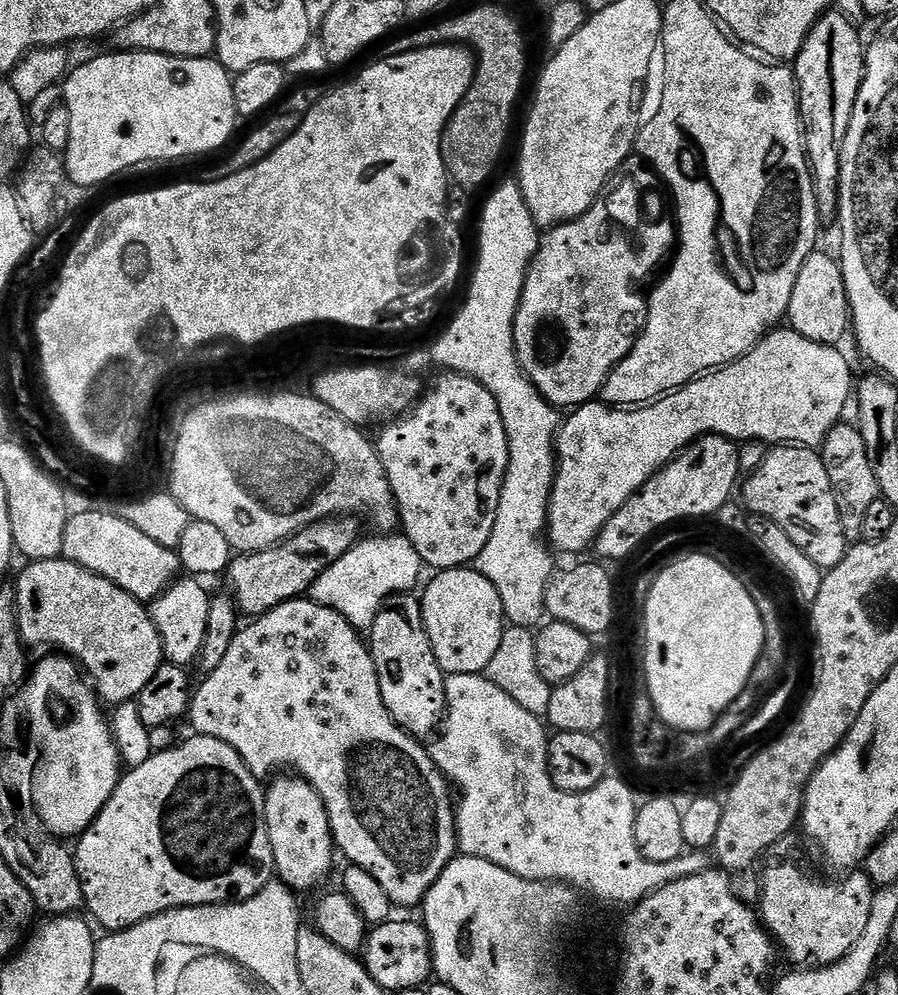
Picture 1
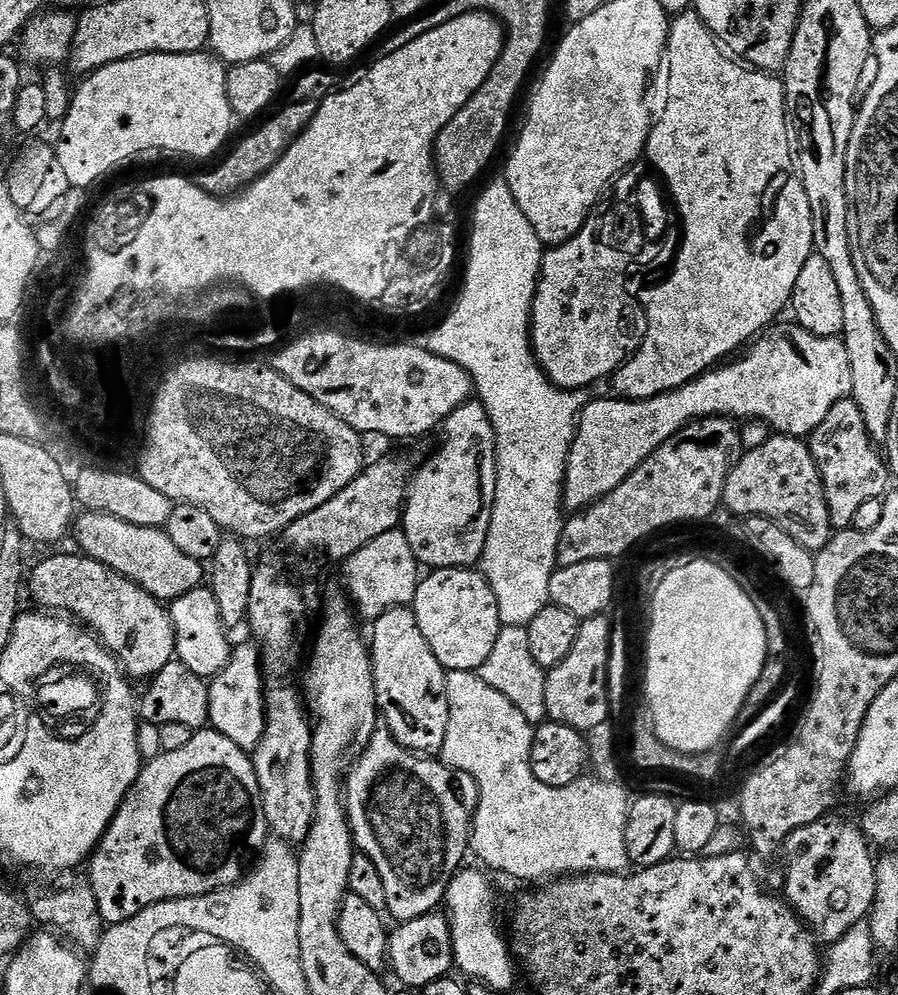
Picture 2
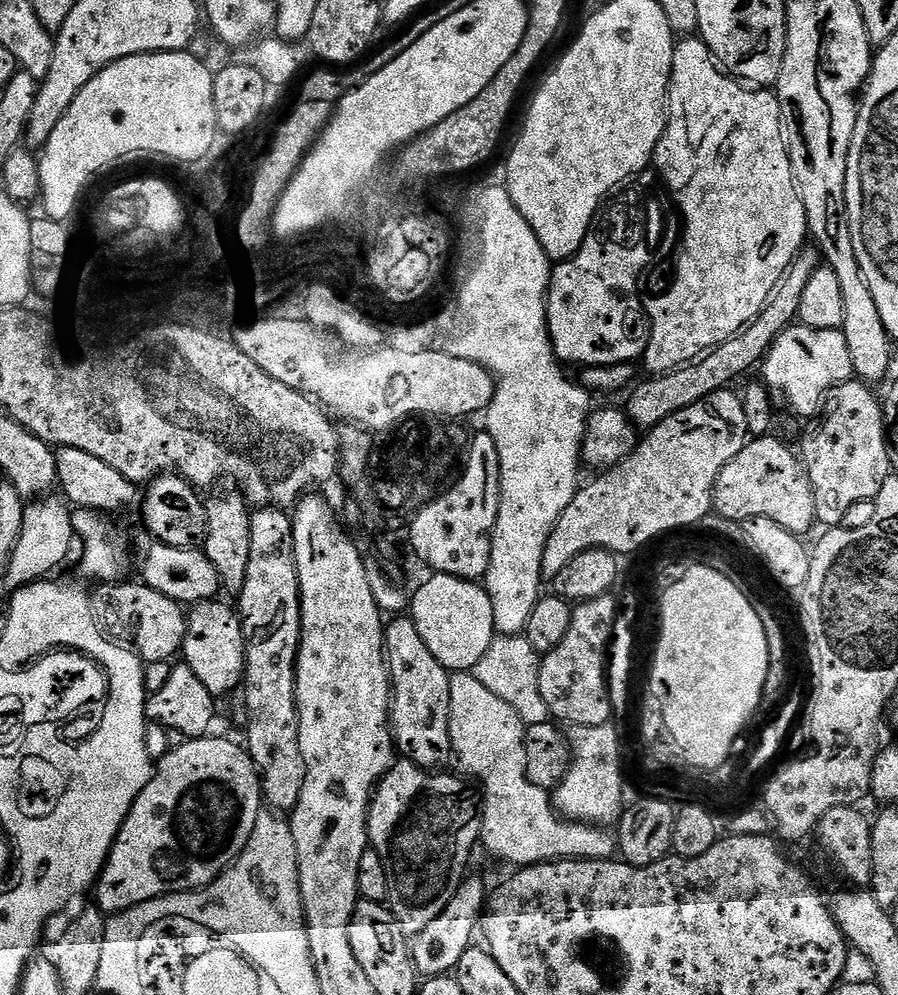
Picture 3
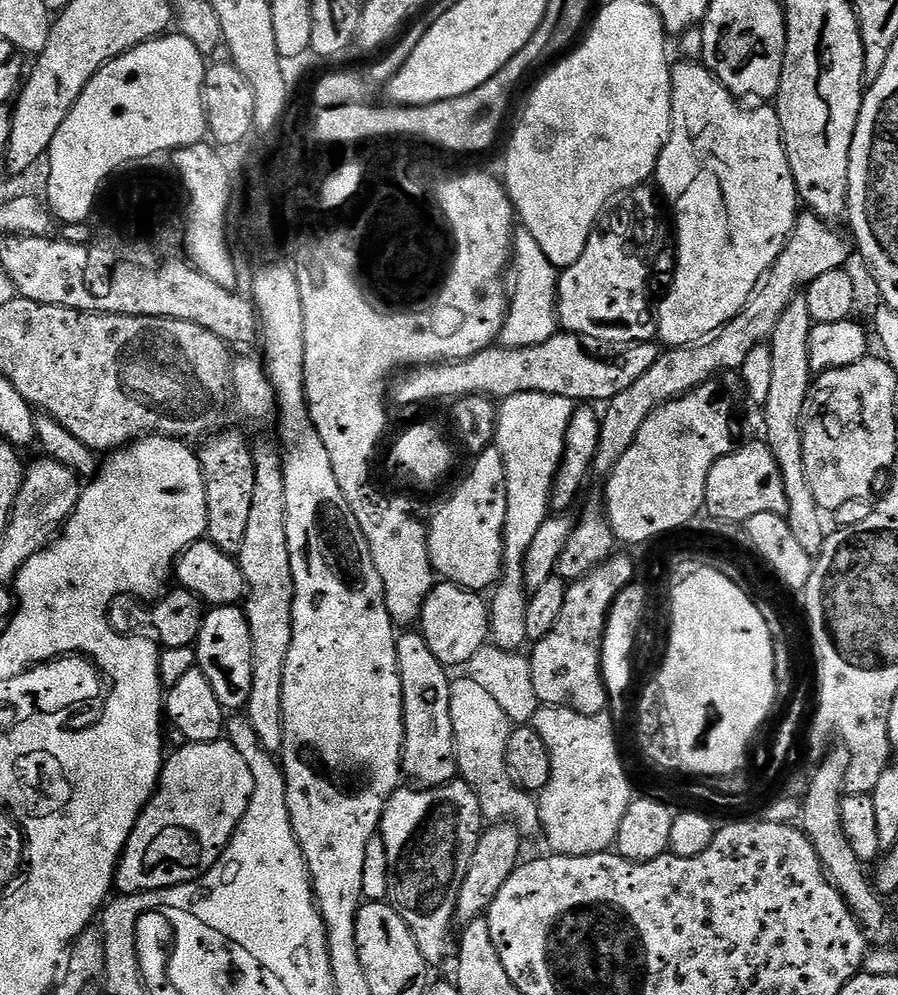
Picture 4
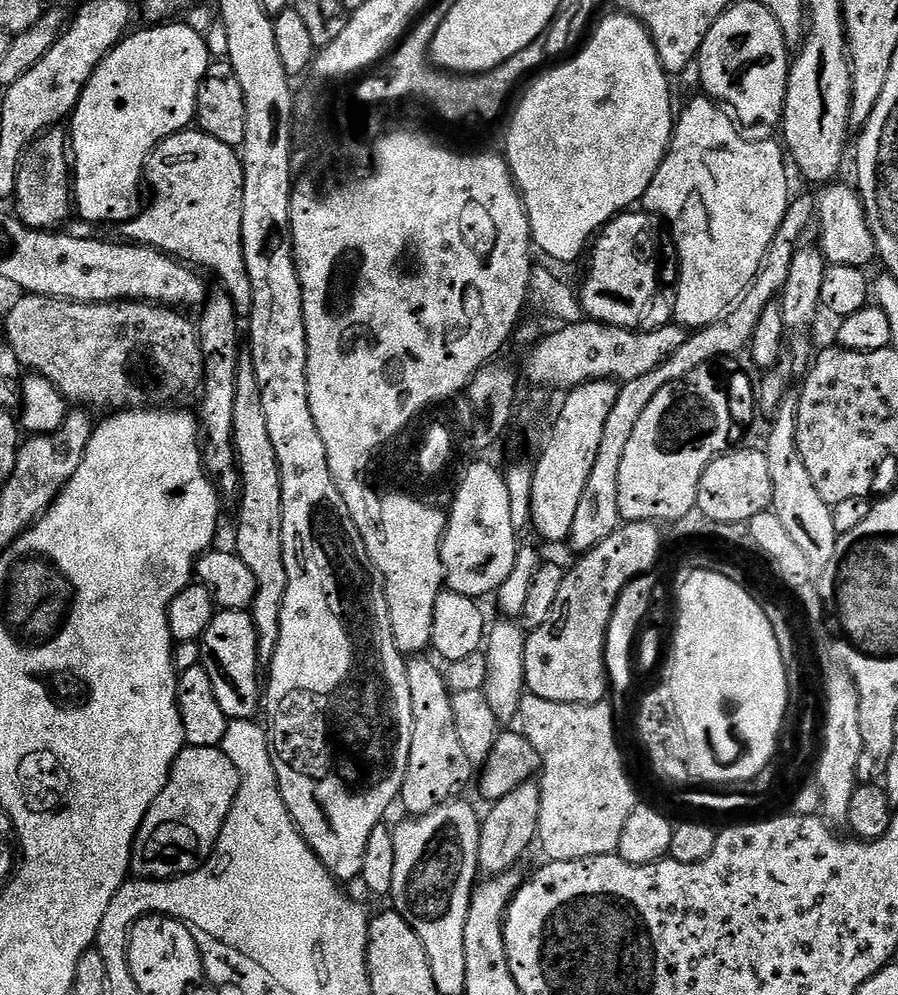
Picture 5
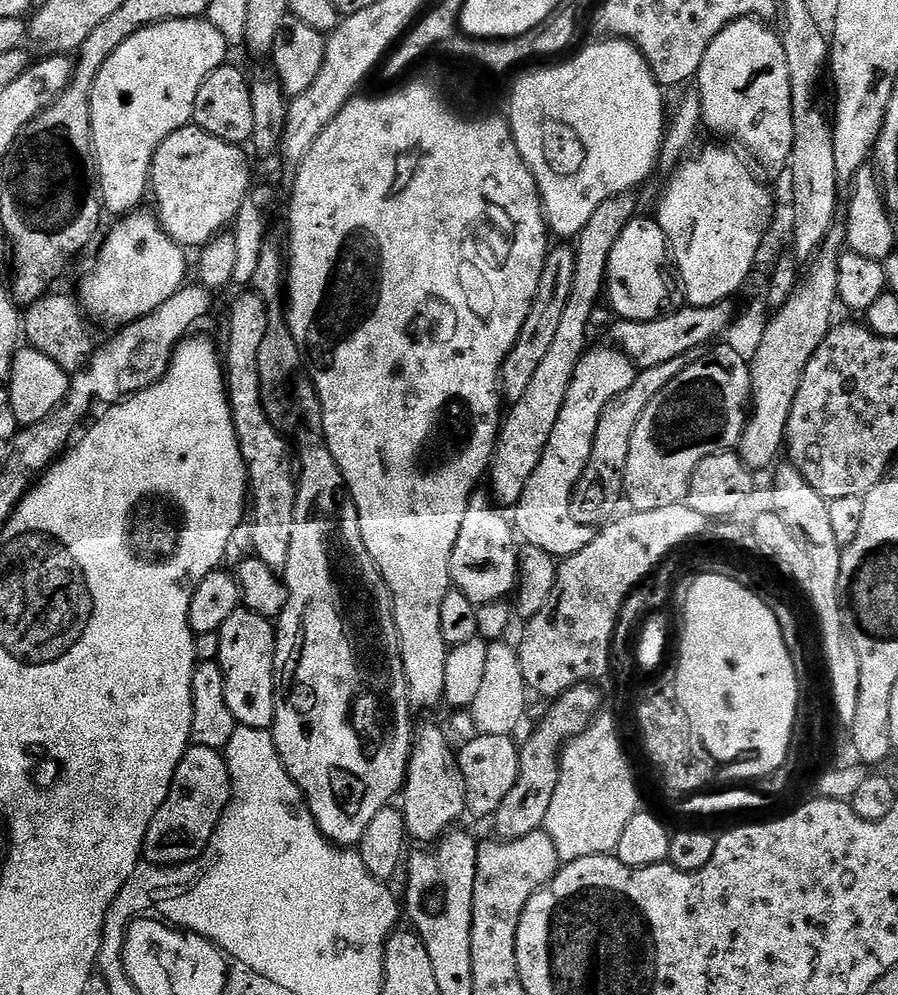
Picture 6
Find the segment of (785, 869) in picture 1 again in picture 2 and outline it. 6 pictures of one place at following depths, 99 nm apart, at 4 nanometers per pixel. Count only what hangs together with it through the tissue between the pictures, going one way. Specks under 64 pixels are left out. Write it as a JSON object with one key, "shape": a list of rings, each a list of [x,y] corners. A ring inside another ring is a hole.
{"shape":[[[826,815],[794,830],[782,845],[782,857],[788,863],[783,895],[796,915],[828,946],[867,917],[876,893],[877,857],[872,856],[864,831],[859,823],[851,824],[836,815]]]}

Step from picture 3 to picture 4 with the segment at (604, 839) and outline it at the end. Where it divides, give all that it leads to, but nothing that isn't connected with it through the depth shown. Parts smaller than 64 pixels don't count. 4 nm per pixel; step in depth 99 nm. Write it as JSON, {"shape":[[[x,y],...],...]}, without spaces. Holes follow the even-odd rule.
{"shape":[[[469,678],[453,679],[450,690],[450,718],[454,726],[458,776],[475,790],[481,817],[488,822],[500,822],[507,818],[514,822],[521,833],[539,833],[541,826],[537,801],[516,785],[512,775],[508,773],[506,757],[514,725],[502,707],[494,702],[493,695],[486,694],[478,683]]]}

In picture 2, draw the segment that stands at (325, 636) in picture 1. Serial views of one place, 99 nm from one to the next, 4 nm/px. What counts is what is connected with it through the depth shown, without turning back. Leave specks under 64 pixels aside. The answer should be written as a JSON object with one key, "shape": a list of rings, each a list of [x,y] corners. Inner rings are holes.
{"shape":[[[255,643],[236,644],[232,658],[216,676],[211,677],[210,714],[208,724],[211,731],[220,732],[230,742],[237,744],[243,752],[255,752],[264,734],[264,677],[262,675],[262,652]],[[377,730],[363,752],[364,757],[351,765],[346,776],[346,807],[352,838],[357,849],[382,874],[387,915],[392,915],[396,922],[417,920],[445,903],[450,882],[461,871],[464,855],[469,855],[472,817],[480,801],[480,788],[470,774],[455,772],[439,759],[404,748],[387,730]]]}

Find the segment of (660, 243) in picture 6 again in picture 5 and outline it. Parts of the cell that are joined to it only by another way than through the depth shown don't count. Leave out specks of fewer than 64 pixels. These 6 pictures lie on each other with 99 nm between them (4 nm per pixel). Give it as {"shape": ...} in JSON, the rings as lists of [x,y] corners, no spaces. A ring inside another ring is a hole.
{"shape":[[[629,210],[600,229],[590,248],[592,261],[584,285],[578,288],[580,306],[587,319],[633,330],[643,325],[640,323],[656,296],[656,228],[652,223],[653,217],[647,211]]]}

